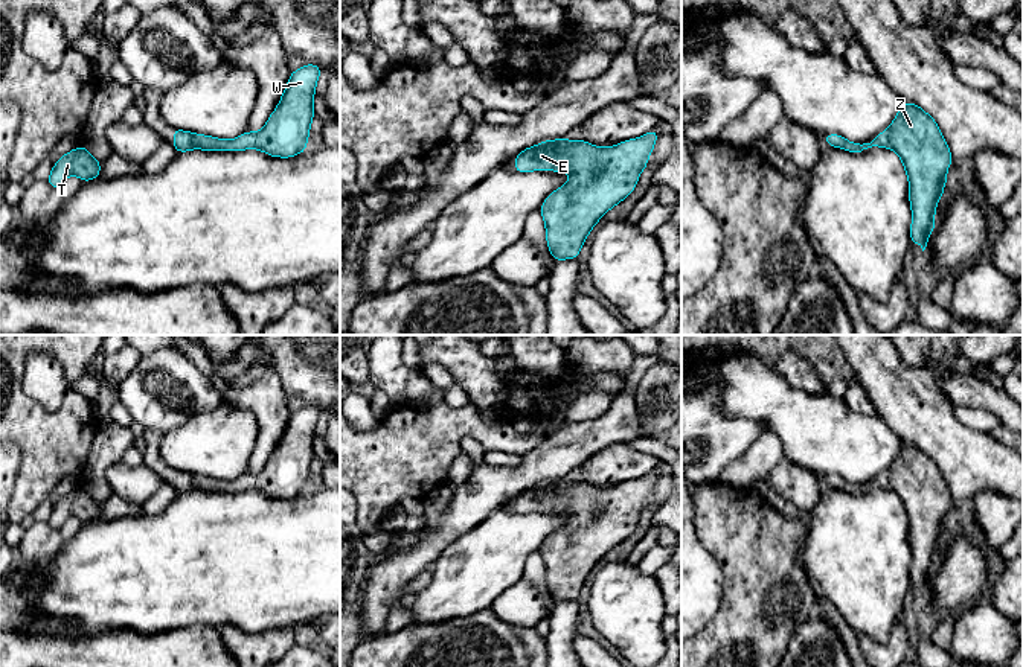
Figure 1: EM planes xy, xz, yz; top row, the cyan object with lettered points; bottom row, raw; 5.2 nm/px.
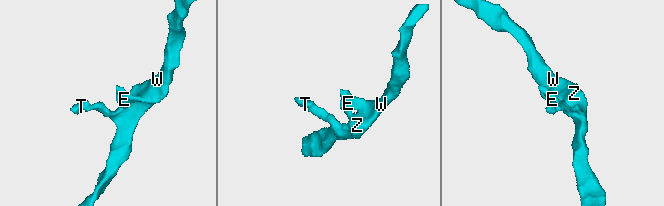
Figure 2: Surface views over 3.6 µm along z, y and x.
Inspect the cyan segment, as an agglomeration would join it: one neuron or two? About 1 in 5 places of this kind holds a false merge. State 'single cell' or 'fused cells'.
single cell

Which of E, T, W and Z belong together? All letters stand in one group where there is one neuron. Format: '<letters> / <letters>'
E T W Z

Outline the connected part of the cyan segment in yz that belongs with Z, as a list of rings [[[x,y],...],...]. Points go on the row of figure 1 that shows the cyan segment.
[[[904,102],[890,126],[869,143],[852,143],[840,134],[826,134],[823,142],[852,154],[872,146],[889,148],[898,154],[909,178],[910,241],[924,251],[936,225],[936,206],[944,195],[947,171],[953,163],[948,145],[935,119],[921,107]]]

